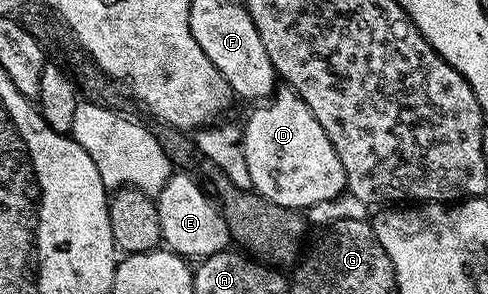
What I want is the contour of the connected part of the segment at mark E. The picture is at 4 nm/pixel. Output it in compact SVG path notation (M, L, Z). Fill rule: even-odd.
M189 174L170 175L167 183L161 187L161 191L156 193L155 201L159 224L162 226L164 247L186 258L192 256L204 258L213 256L216 252L226 251L230 247L231 237L227 222L221 217L220 207L210 199L206 189L196 179L194 180L189 177Z

